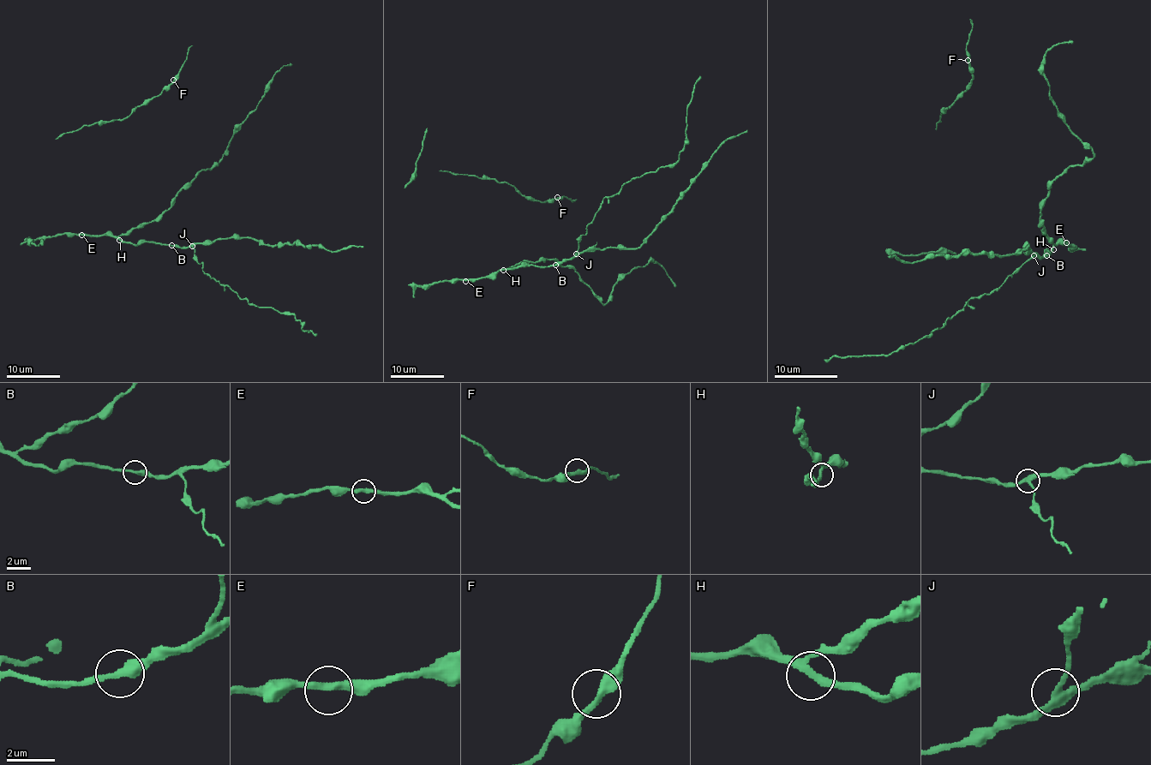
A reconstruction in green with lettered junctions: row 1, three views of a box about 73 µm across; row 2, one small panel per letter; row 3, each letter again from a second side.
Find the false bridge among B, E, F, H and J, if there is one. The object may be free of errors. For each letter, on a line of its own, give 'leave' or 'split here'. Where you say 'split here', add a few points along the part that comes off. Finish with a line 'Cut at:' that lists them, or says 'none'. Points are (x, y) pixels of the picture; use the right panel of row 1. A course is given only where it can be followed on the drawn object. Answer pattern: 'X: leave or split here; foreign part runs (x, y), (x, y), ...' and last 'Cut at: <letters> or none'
B: leave
E: leave
F: leave
H: leave
J: split here; foreign part runs (1034, 255), (992, 292), (972, 296), (931, 335), (886, 355), (832, 356), (824, 360)
Cut at: J

